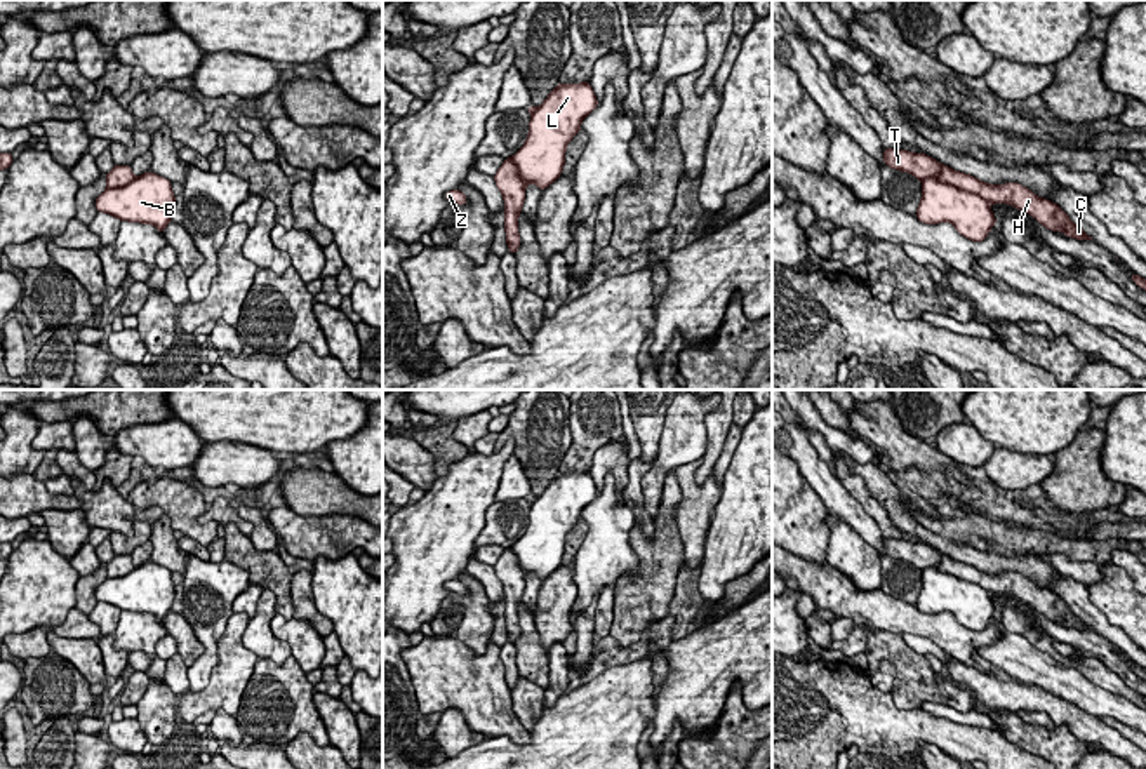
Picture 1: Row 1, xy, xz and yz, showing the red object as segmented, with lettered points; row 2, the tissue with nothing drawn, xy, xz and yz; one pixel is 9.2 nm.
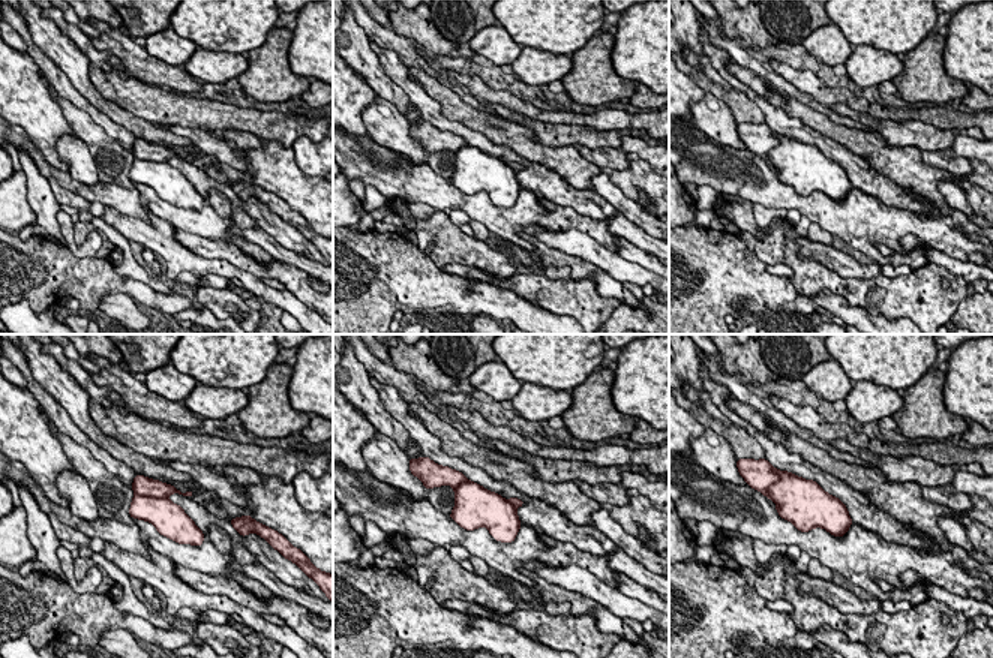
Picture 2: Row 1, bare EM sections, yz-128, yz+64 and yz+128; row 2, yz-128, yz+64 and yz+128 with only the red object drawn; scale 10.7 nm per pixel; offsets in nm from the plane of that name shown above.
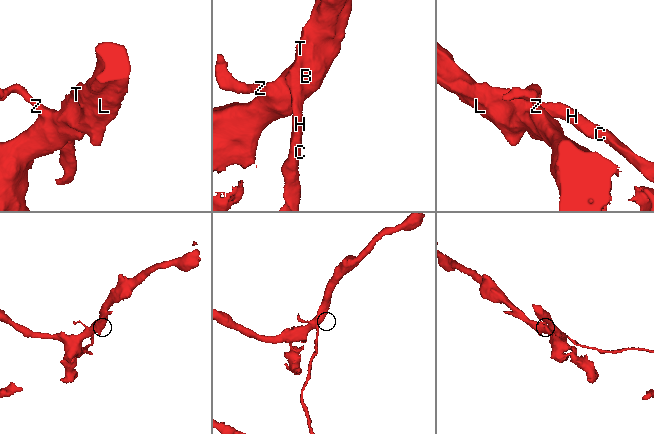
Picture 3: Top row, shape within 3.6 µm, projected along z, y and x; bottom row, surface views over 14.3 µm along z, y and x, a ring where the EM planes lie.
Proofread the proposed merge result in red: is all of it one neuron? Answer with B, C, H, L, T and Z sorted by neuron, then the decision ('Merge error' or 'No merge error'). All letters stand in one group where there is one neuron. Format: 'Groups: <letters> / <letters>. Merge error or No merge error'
Groups: B L Z / C H T. Merge error

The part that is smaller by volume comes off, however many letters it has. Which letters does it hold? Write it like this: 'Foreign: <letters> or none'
Foreign: C, H, T

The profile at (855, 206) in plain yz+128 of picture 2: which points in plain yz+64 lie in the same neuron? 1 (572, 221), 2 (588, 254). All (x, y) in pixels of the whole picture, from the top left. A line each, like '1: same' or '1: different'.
1: same
2: different

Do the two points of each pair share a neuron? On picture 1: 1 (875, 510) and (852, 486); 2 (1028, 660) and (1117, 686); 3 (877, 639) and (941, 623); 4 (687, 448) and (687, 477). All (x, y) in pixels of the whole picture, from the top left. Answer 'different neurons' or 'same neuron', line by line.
1: same neuron
2: different neurons
3: different neurons
4: different neurons

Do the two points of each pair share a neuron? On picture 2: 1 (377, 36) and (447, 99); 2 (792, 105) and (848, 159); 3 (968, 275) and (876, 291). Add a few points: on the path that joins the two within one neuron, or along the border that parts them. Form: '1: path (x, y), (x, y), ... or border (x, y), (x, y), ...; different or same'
1: border (408, 66), (426, 71), (441, 84); different
2: border (791, 117), (800, 119), (852, 153); different
3: border (929, 263), (944, 266), (966, 281), (977, 279); different

